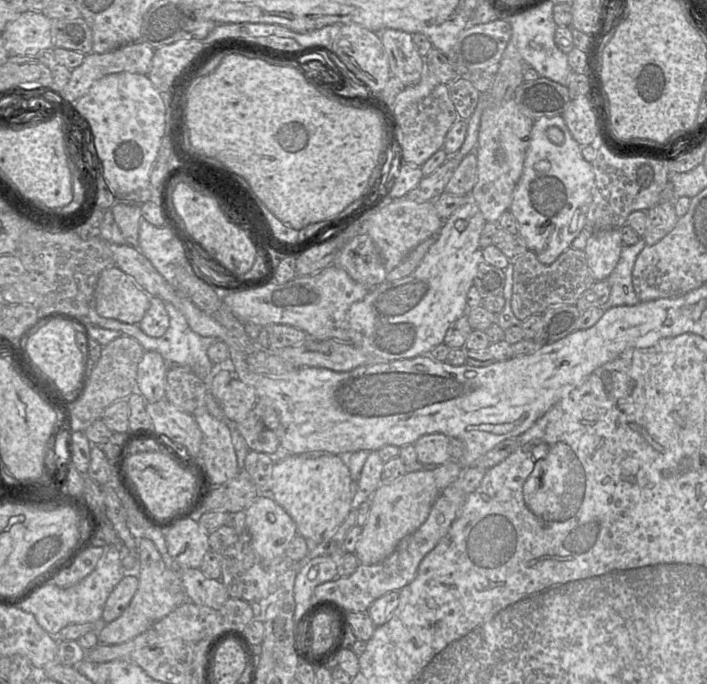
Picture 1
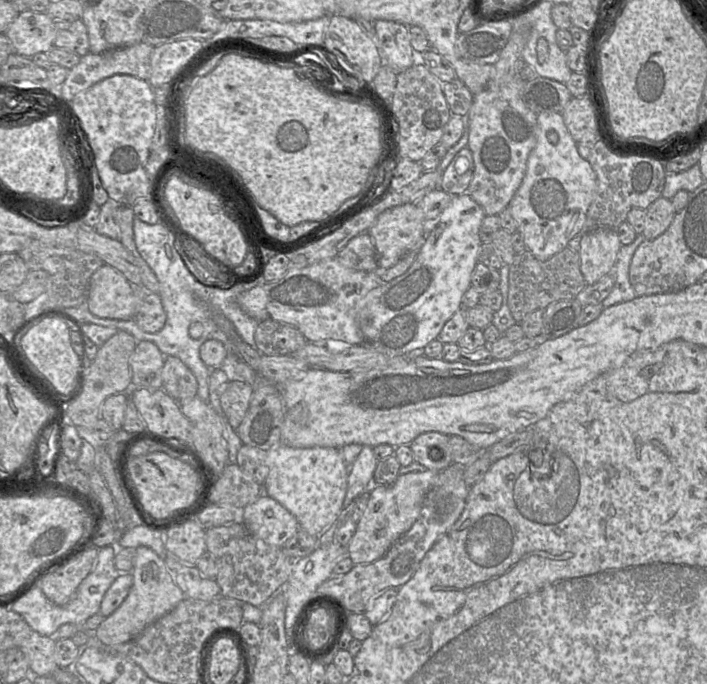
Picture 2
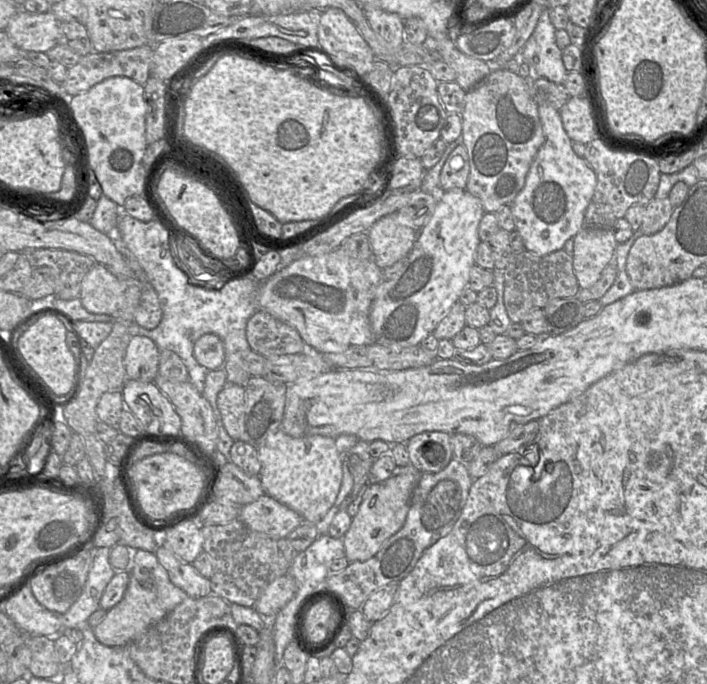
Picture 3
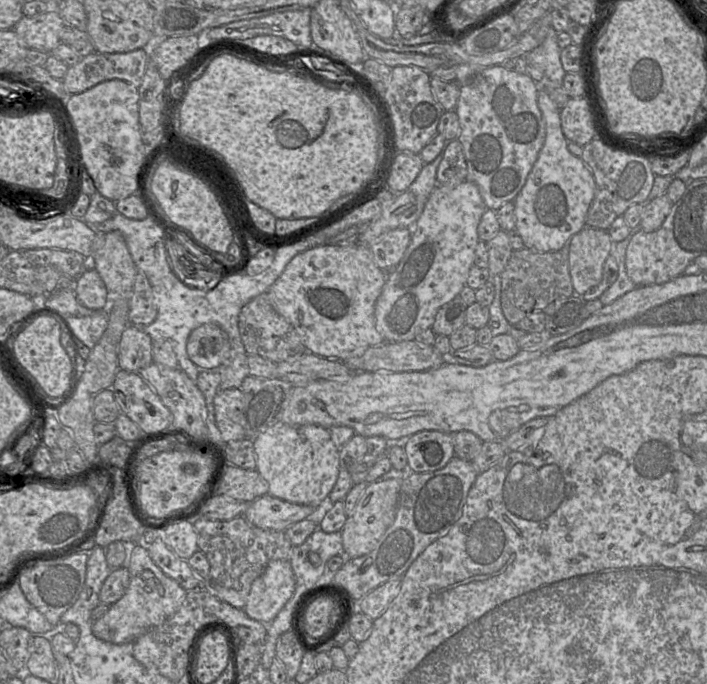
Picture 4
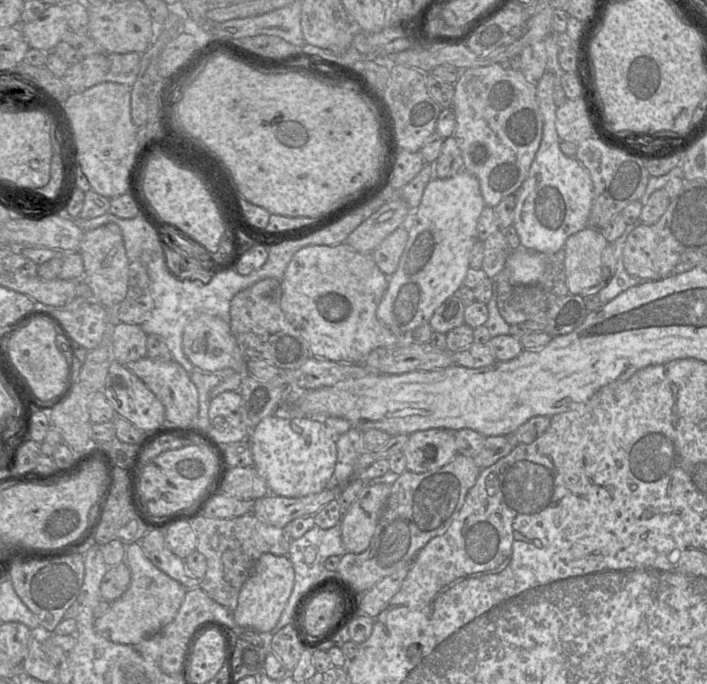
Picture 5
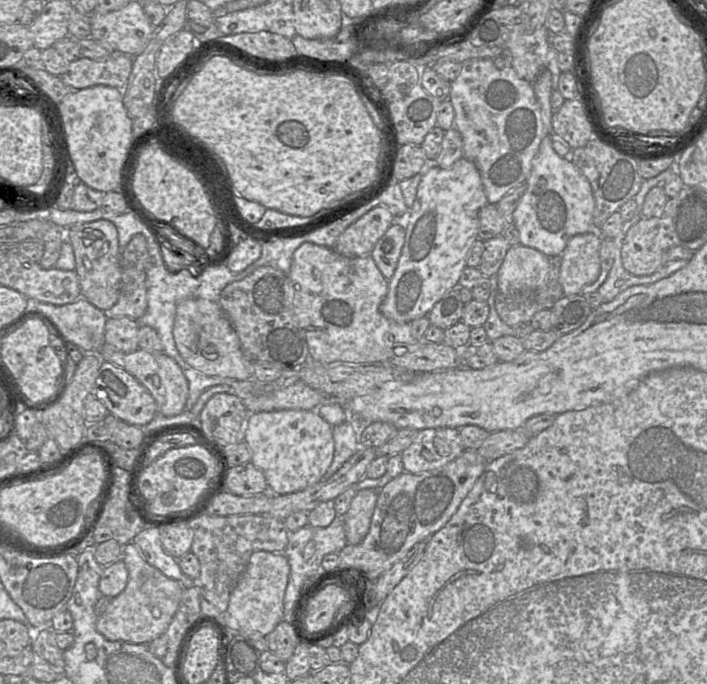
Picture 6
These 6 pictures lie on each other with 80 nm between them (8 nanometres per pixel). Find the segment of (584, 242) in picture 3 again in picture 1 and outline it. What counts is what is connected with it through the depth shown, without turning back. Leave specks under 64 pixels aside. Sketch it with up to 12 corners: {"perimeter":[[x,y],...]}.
{"perimeter":[[620,228],[595,231],[584,252],[596,281],[615,269]]}

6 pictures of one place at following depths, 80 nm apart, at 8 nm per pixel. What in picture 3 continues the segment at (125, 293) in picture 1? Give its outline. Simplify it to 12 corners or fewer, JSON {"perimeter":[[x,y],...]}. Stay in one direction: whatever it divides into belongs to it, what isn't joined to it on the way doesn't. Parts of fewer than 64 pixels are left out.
{"perimeter":[[96,263],[81,282],[87,311],[115,319],[124,283]]}

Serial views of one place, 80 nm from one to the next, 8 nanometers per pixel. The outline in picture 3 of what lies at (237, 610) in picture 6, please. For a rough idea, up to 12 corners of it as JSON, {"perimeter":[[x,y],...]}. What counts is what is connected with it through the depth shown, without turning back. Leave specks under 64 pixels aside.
{"perimeter":[[288,573],[261,592],[254,609],[272,619],[295,595]]}

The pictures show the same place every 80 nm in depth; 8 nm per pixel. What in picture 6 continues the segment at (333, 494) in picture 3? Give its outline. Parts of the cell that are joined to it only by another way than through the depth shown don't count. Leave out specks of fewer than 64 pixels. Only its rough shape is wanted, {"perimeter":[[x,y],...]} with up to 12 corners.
{"perimeter":[[317,410],[249,413],[244,442],[273,495],[320,482],[333,426]]}

